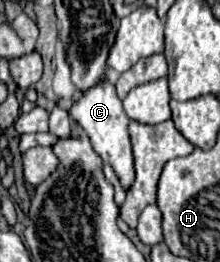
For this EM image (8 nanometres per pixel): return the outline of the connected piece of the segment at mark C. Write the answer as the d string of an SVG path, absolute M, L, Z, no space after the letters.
M107 79L101 81L99 85L89 89L87 93L83 93L79 101L75 101L69 115L83 127L83 131L91 139L93 151L103 159L103 163L109 163L113 167L113 171L117 173L117 177L121 181L121 187L127 191L135 181L133 153L131 153L131 141L129 141L129 131L127 131L127 125L131 119L123 111L121 99L115 93L115 85Z

